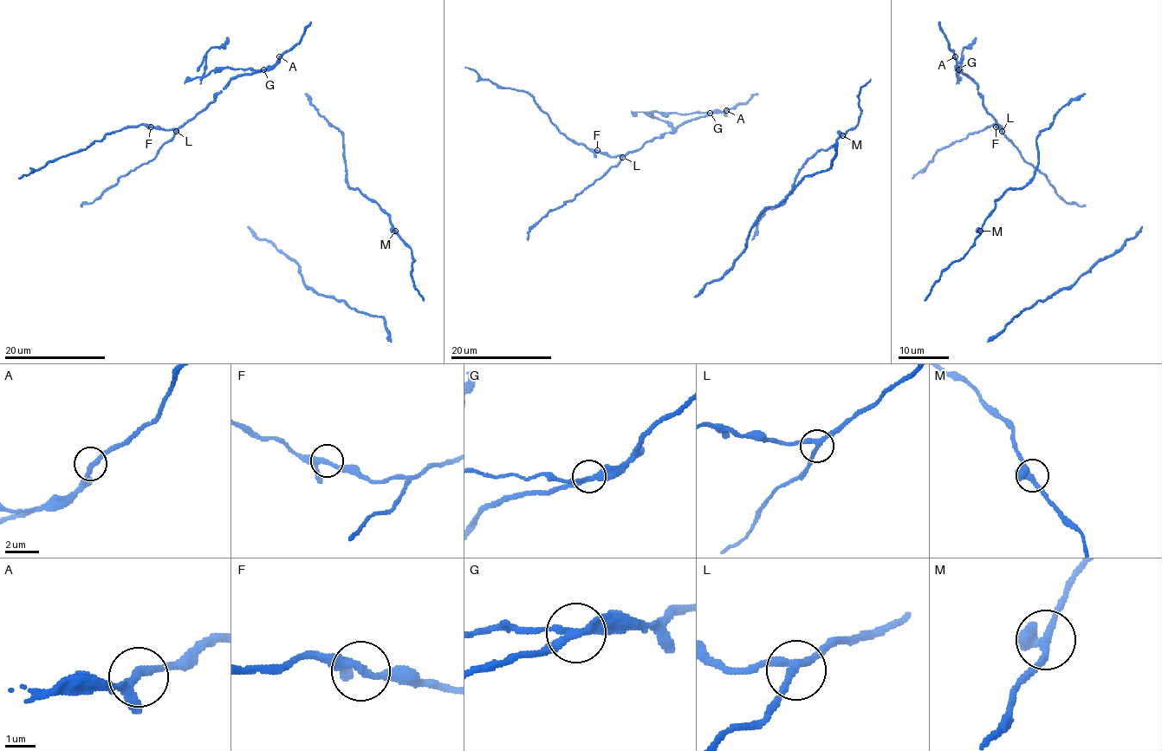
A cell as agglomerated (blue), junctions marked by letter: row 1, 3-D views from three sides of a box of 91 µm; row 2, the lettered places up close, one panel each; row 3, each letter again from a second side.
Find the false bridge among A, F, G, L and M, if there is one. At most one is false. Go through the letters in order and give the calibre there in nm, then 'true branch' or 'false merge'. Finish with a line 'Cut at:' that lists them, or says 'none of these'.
A: calibre 280 nm; true branch
F: calibre 260 nm; true branch
G: calibre 260 nm; false merge
L: calibre 240 nm; true branch
M: calibre 260 nm; true branch
Cut at: G

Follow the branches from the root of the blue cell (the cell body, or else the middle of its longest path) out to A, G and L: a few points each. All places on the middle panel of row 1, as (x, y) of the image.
A: (638, 150), (646, 141), (671, 133), (684, 122), (726, 110)
G: (638, 150), (646, 141), (671, 133), (679, 125), (710, 113)
L: (638, 150), (627, 152), (622, 157)

